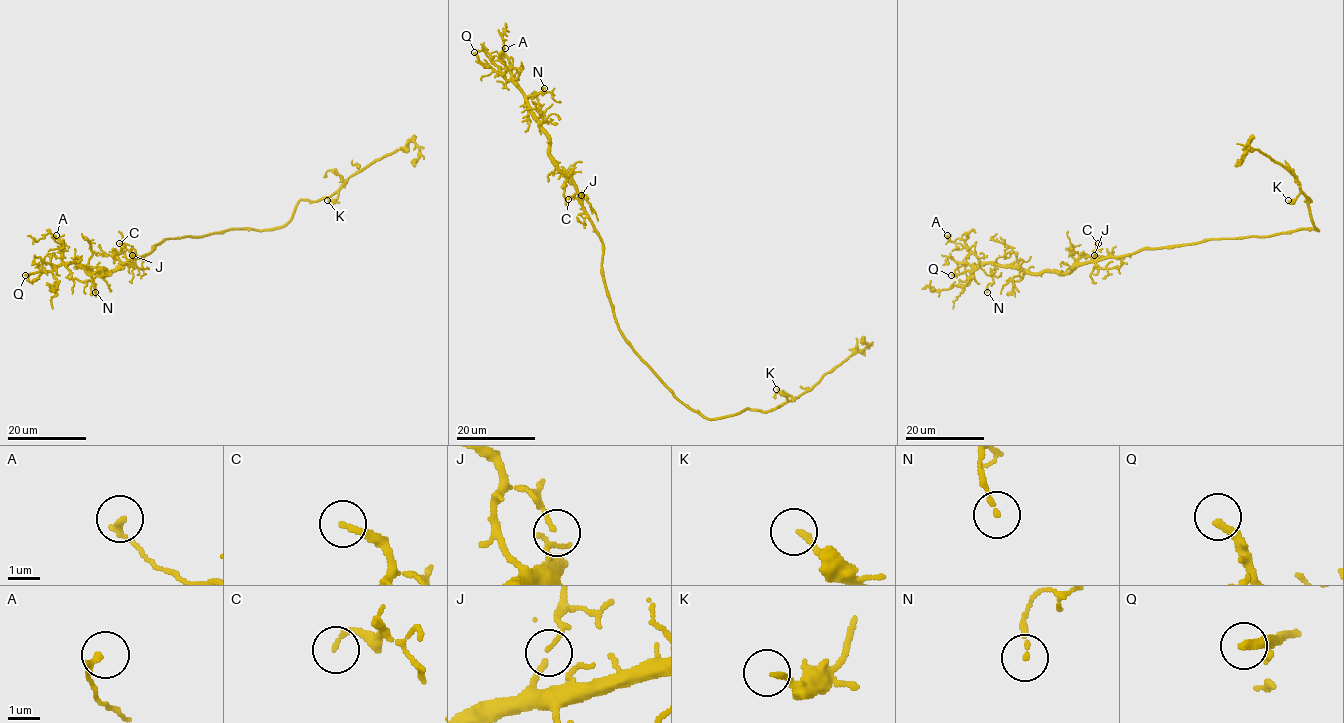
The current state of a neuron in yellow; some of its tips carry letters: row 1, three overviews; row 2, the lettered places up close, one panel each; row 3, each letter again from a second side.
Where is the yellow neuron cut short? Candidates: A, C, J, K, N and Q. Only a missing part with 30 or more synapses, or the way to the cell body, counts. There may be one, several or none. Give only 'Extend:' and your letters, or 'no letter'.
Extend: Q

